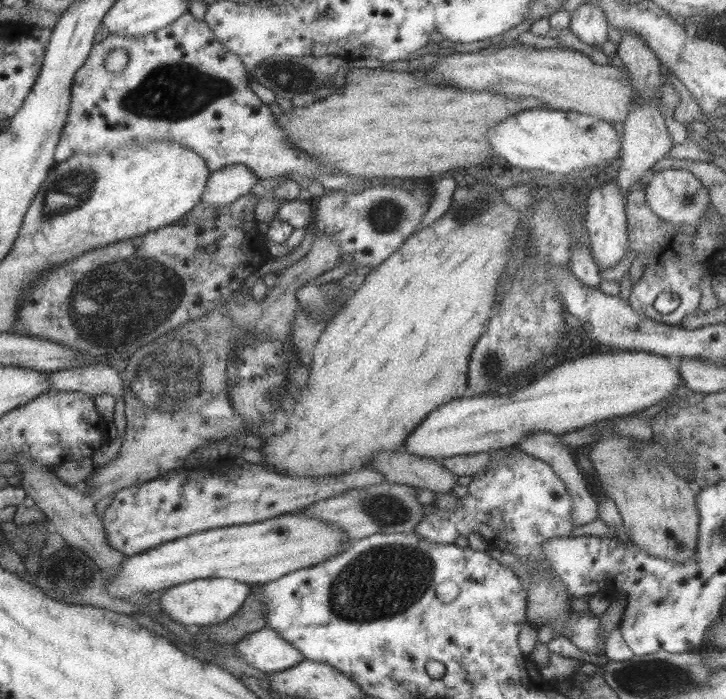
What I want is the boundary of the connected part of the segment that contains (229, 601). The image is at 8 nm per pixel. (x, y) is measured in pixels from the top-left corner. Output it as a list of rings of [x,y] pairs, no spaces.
[[[198,578],[171,586],[160,594],[157,602],[164,614],[183,626],[209,626],[231,618],[249,594],[249,585],[230,578]]]

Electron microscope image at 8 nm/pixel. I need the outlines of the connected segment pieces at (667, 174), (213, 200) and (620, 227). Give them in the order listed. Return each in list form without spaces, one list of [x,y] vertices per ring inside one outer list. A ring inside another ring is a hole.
[[[667,168],[655,172],[647,184],[641,202],[647,204],[653,219],[664,224],[697,229],[701,222],[699,218],[703,216],[703,210],[709,202],[709,194],[694,174],[681,168]]]
[[[244,164],[222,166],[211,171],[199,200],[207,205],[223,206],[249,193],[258,181],[256,174]]]
[[[616,180],[589,191],[586,198],[585,228],[592,257],[599,271],[615,266],[627,252],[627,219],[624,213],[624,198],[619,193]]]

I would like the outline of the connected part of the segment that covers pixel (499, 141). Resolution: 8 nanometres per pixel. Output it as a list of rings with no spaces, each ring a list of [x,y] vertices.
[[[538,106],[521,110],[509,118],[503,118],[487,130],[487,142],[491,154],[499,154],[511,167],[535,170],[547,174],[569,174],[573,171],[597,170],[603,172],[619,151],[619,136],[609,121],[575,111],[562,111]]]

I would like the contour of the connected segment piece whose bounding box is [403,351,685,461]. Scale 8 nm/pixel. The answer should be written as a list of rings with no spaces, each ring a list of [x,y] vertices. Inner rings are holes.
[[[647,351],[589,354],[551,368],[519,390],[503,391],[498,396],[466,395],[438,406],[407,434],[403,448],[407,454],[434,461],[513,448],[531,432],[560,436],[593,422],[640,413],[682,385],[677,367],[661,355]]]

